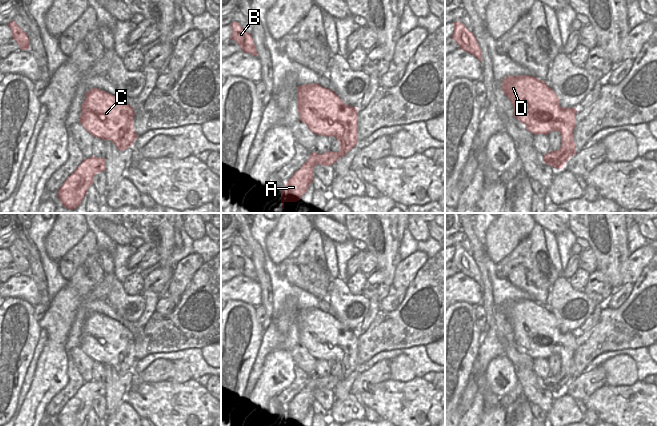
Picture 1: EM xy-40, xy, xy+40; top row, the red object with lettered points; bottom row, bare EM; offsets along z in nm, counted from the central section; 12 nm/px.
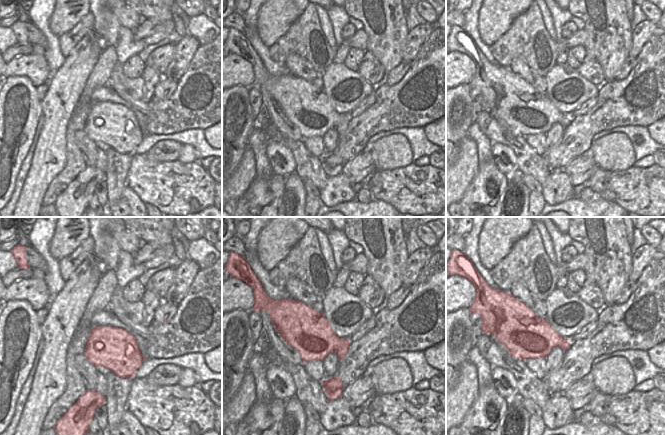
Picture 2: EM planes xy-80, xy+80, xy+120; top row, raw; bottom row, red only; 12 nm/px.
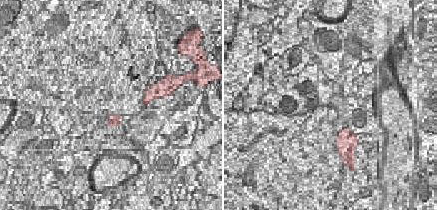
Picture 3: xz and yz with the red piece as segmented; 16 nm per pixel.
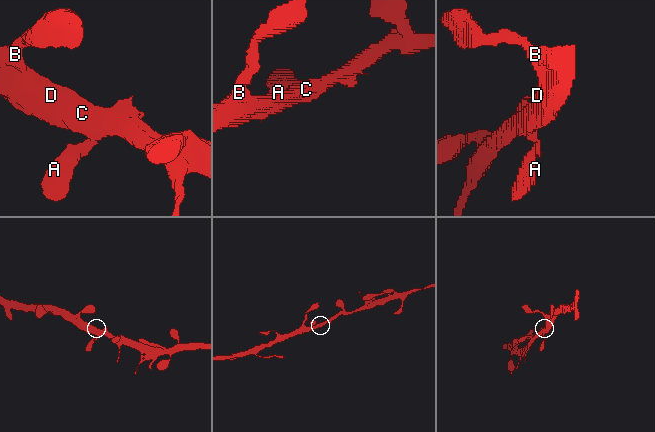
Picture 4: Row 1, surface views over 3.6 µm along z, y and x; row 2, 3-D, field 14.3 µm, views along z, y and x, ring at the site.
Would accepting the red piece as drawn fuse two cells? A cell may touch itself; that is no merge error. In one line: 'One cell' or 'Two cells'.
One cell

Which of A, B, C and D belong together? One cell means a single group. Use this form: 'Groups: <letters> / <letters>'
Groups: A B C D

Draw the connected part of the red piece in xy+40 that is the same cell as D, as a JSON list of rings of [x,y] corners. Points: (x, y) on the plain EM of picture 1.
[[[507,300],[501,313],[513,329],[514,341],[525,348],[526,353],[533,359],[547,359],[552,355],[560,357],[560,373],[545,378],[544,386],[553,392],[562,393],[569,382],[577,377],[573,360],[576,350],[576,332],[562,332],[556,317],[545,306],[534,300]]]

